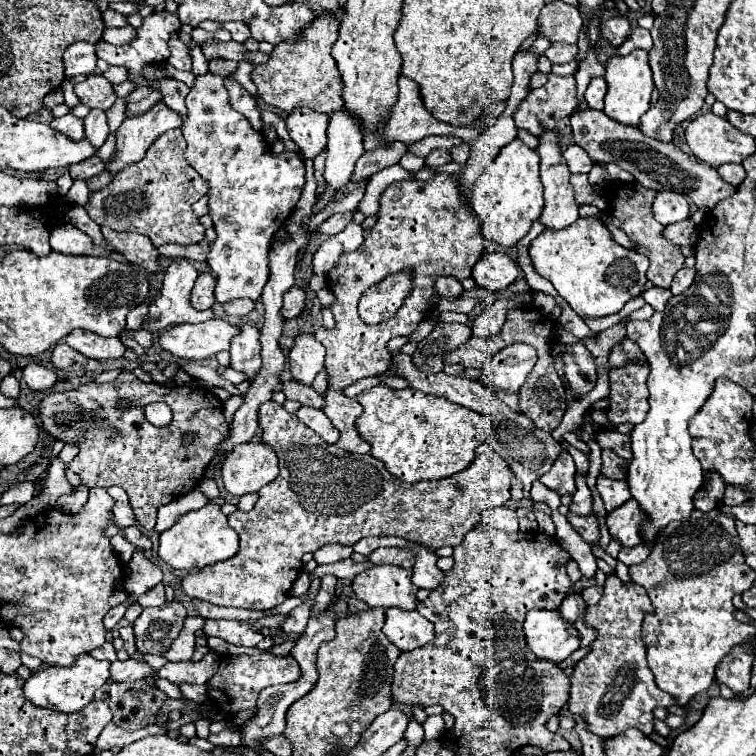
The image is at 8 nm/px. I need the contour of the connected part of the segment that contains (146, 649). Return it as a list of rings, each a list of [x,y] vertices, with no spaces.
[[[172,601],[160,607],[146,607],[134,621],[136,647],[142,655],[166,655],[172,641],[180,635],[186,619],[182,603]]]

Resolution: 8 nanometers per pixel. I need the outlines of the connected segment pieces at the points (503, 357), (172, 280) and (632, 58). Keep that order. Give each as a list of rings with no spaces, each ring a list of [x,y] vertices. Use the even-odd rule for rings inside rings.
[[[530,345],[504,347],[486,363],[482,371],[482,383],[518,395],[534,365],[536,351]]]
[[[176,257],[172,259],[170,267],[166,269],[166,275],[164,275],[164,283],[162,283],[162,291],[158,293],[158,297],[150,303],[150,311],[148,311],[148,317],[144,321],[144,327],[152,333],[156,331],[164,331],[172,325],[178,325],[178,323],[202,323],[210,317],[214,317],[212,311],[206,311],[206,313],[200,313],[196,311],[192,305],[190,305],[190,295],[194,283],[198,277],[198,271],[196,267],[190,263],[190,259],[184,259],[184,257]]]
[[[634,49],[630,55],[610,55],[606,61],[604,79],[608,83],[608,93],[604,99],[604,113],[624,125],[638,125],[640,117],[650,109],[650,97],[654,91],[652,71],[648,65],[648,51]]]

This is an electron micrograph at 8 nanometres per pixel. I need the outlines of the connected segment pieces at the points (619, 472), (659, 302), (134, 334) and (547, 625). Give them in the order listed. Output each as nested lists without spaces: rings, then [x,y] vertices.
[[[602,449],[602,473],[606,477],[612,477],[612,479],[622,479],[626,473],[624,469],[620,467],[624,459],[620,459],[618,455],[612,453],[612,449]]]
[[[650,287],[650,289],[646,289],[644,293],[642,293],[642,297],[646,299],[646,303],[648,305],[652,305],[656,311],[662,311],[664,309],[664,305],[666,305],[666,301],[672,297],[672,291],[670,289],[662,289],[662,287]]]
[[[140,329],[140,331],[126,331],[126,335],[132,337],[134,341],[138,341],[144,349],[146,349],[146,347],[152,347],[152,343],[154,343],[154,337],[152,337],[146,329]]]
[[[530,611],[524,621],[524,635],[526,647],[552,663],[562,663],[580,647],[580,637],[566,631],[566,621],[556,611]]]

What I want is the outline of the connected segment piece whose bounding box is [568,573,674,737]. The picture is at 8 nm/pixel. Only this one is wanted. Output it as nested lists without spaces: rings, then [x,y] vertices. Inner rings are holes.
[[[616,573],[606,577],[602,599],[596,605],[586,607],[584,625],[596,631],[596,639],[590,643],[590,653],[574,667],[568,705],[570,713],[582,717],[584,721],[604,719],[606,737],[614,737],[630,727],[650,735],[654,731],[654,707],[674,705],[674,699],[658,689],[654,675],[646,665],[646,647],[640,637],[640,625],[648,611],[652,611],[652,603],[646,591],[634,583],[620,581]]]

